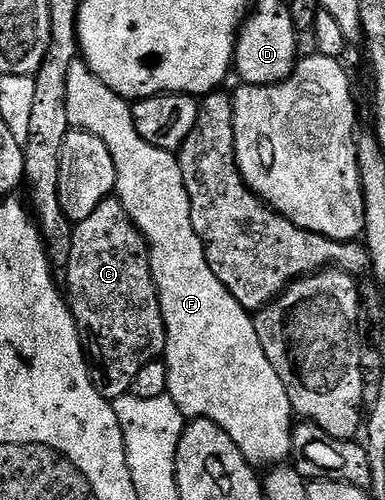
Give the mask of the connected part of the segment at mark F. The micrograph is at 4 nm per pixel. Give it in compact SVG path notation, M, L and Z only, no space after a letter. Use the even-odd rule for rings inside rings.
M81 58L74 62L67 76L67 118L69 119L70 129L95 134L95 138L99 138L105 143L107 150L111 150L111 158L115 162L115 174L117 175L115 198L121 203L123 210L127 210L127 214L135 222L137 229L144 234L145 241L149 243L149 265L151 266L153 281L157 287L157 297L161 303L161 313L165 323L163 359L169 371L167 374L167 386L169 387L167 395L173 399L175 406L179 406L181 413L189 420L210 420L223 430L227 430L231 442L235 442L235 446L239 446L243 458L247 458L250 464L254 466L260 466L260 464L265 464L264 466L284 465L293 455L295 413L289 401L289 395L283 386L283 382L279 382L279 374L275 374L275 366L271 366L271 362L267 362L267 354L263 354L259 334L253 325L253 316L243 306L239 306L239 302L235 302L231 290L227 290L227 286L223 286L223 282L219 282L219 278L215 278L215 270L211 270L211 266L207 262L205 247L199 238L199 234L195 234L195 226L191 222L191 202L187 198L187 186L183 184L183 170L181 169L180 159L174 153L159 150L155 146L151 146L151 142L143 142L143 138L139 138L139 130L135 130L130 101L124 100L119 94L115 94L115 90L111 90L111 86L103 86L101 79L85 65L84 59Z

